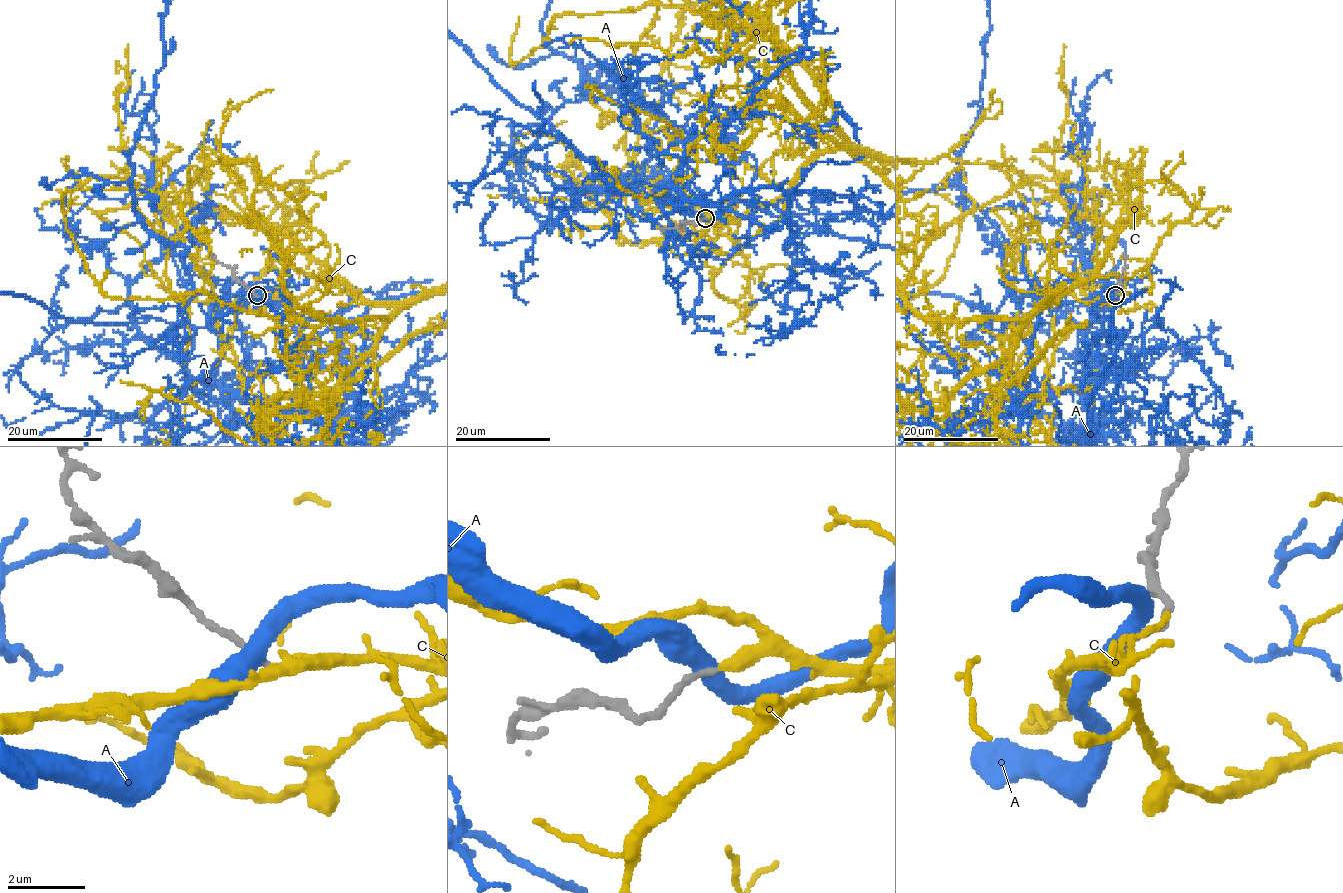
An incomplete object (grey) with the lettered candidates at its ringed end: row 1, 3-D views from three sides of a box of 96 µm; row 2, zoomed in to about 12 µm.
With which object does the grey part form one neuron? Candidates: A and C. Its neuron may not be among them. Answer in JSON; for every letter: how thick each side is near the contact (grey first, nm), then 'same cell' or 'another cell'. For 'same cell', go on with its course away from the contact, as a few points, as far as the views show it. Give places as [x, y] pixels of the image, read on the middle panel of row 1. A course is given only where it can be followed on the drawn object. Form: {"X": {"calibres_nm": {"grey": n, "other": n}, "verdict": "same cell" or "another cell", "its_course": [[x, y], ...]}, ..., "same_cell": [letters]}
{"A": {"calibres_nm": {"grey": 190, "other": 480}, "verdict": "another cell"}, "C": {"calibres_nm": {"grey": 160, "other": 360}, "verdict": "another cell"}, "same_cell": []}

